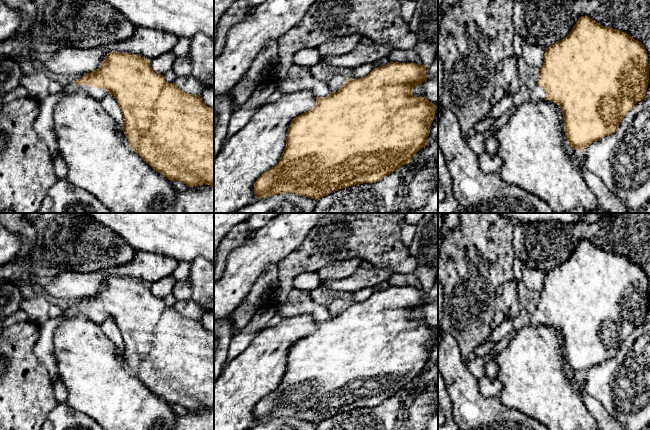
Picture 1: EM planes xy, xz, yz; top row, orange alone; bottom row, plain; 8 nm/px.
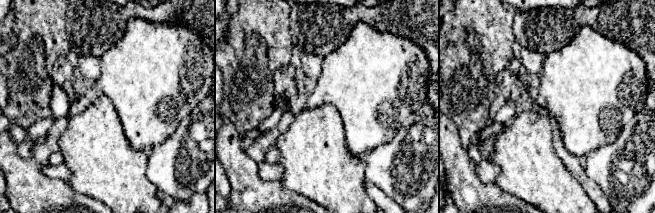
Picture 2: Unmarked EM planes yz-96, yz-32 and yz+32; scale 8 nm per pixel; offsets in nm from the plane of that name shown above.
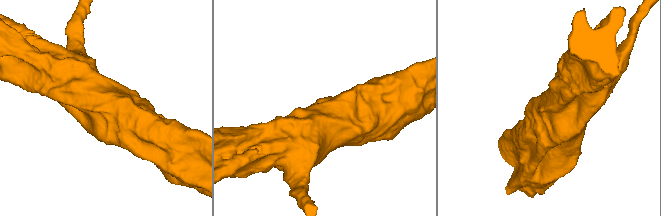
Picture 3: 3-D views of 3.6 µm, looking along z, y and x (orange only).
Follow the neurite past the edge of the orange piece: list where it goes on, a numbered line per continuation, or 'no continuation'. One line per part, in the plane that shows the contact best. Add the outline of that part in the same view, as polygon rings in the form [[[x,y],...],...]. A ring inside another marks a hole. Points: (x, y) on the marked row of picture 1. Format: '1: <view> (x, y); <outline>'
1: xy (44, 125); [[[72,81],[65,85],[63,90],[58,94],[47,95],[39,100],[40,110],[39,115],[34,122],[34,129],[36,130],[40,139],[42,139],[47,145],[53,159],[59,154],[57,136],[54,132],[54,108],[55,105],[65,96],[76,90],[83,90],[98,101],[101,101],[108,94],[108,92],[104,89],[91,87],[87,84],[78,85]]]

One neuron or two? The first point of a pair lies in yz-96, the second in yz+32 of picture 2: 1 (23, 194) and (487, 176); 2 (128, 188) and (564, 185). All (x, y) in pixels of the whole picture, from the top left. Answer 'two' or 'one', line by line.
1: two
2: one

